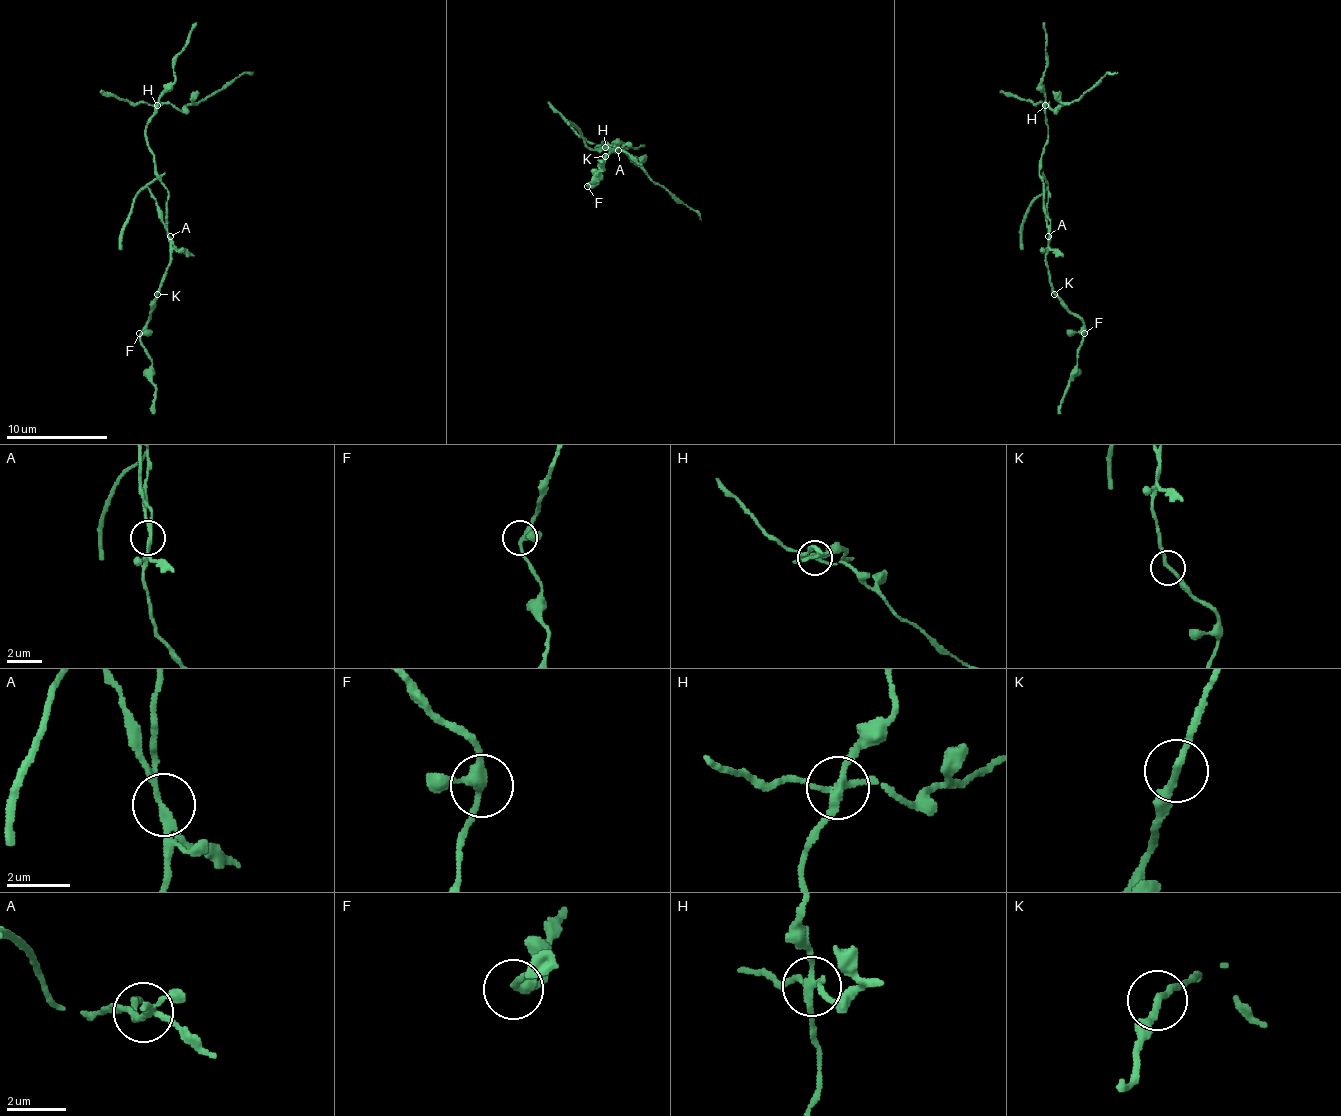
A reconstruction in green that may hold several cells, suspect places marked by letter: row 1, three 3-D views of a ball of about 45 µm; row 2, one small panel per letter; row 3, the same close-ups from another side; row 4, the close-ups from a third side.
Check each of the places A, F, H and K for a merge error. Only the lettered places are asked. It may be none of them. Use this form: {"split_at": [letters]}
{"split_at": ["A", "H"]}

